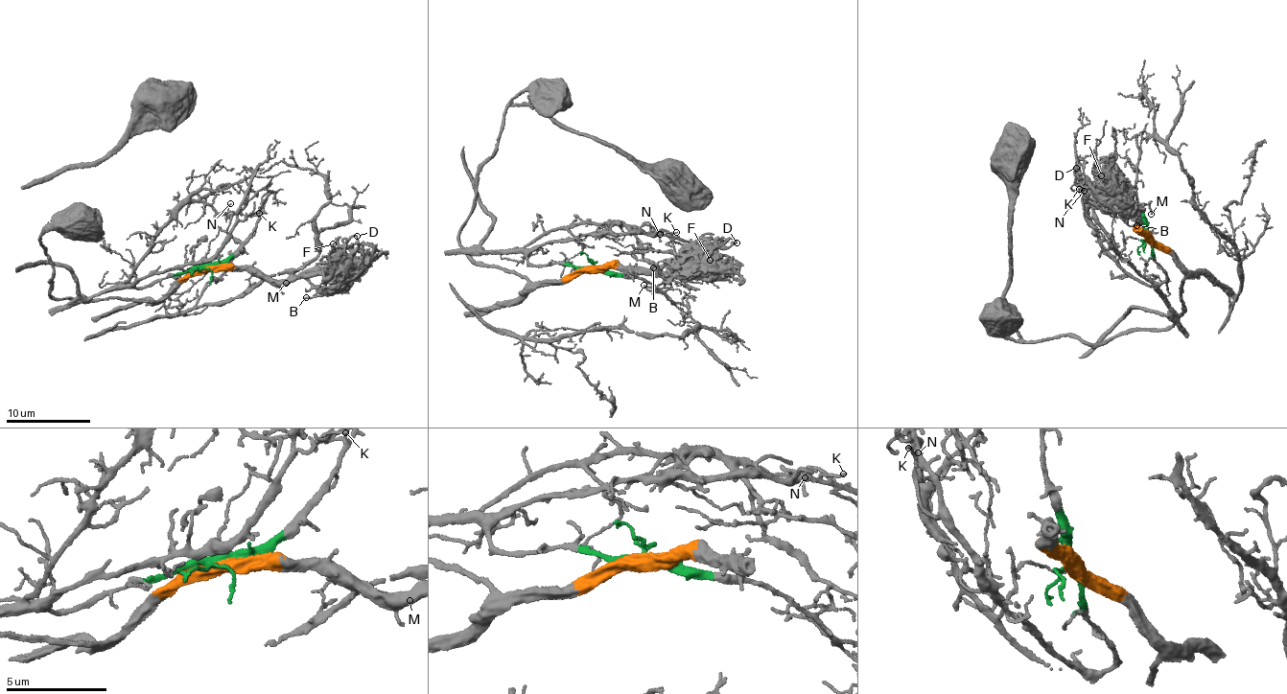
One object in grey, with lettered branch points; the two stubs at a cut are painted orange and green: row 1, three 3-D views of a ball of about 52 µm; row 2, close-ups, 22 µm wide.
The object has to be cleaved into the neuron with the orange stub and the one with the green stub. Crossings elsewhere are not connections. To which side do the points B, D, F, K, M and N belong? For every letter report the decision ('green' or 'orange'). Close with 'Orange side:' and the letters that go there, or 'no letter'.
B: orange
D: orange
F: orange
K: green
M: orange
N: green
Orange side: B, D, F, M

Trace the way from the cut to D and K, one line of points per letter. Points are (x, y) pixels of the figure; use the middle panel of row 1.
D: (593, 270), (617, 264), (653, 270), (683, 259), (693, 262), (737, 243)
K: (593, 270), (559, 263), (533, 266), (528, 257), (547, 242), (611, 231), (628, 235), (659, 230), (677, 232)

